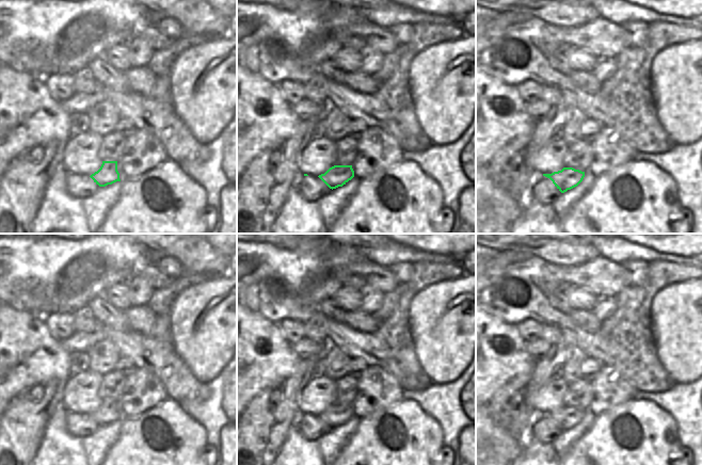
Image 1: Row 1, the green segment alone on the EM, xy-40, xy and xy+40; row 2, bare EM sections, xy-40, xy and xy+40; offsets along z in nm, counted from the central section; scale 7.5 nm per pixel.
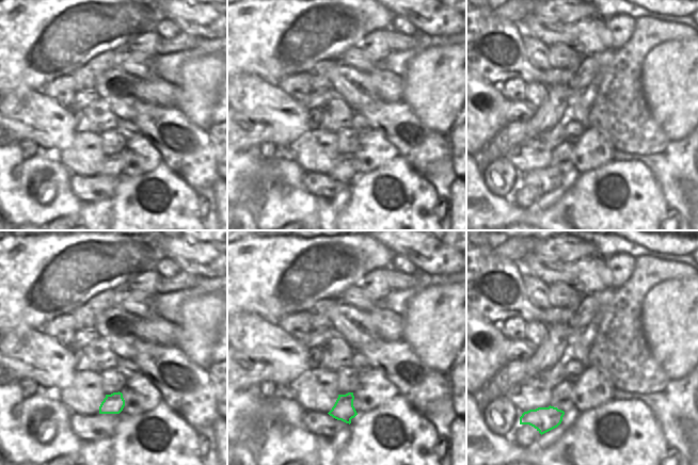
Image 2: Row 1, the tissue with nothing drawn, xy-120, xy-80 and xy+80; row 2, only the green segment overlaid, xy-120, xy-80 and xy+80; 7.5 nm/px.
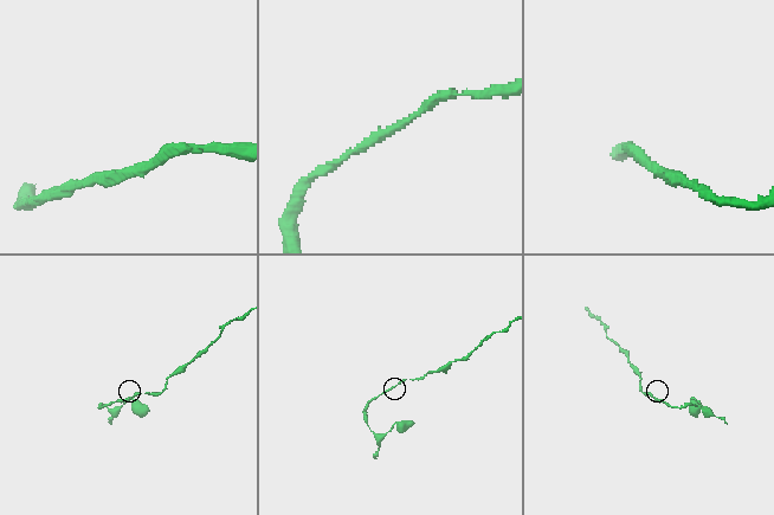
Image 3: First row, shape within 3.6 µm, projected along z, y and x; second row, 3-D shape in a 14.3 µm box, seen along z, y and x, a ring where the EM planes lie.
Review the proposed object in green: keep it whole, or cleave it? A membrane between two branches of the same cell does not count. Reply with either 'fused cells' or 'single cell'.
fused cells

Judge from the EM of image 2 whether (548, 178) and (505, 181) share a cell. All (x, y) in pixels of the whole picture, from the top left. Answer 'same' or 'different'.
same

